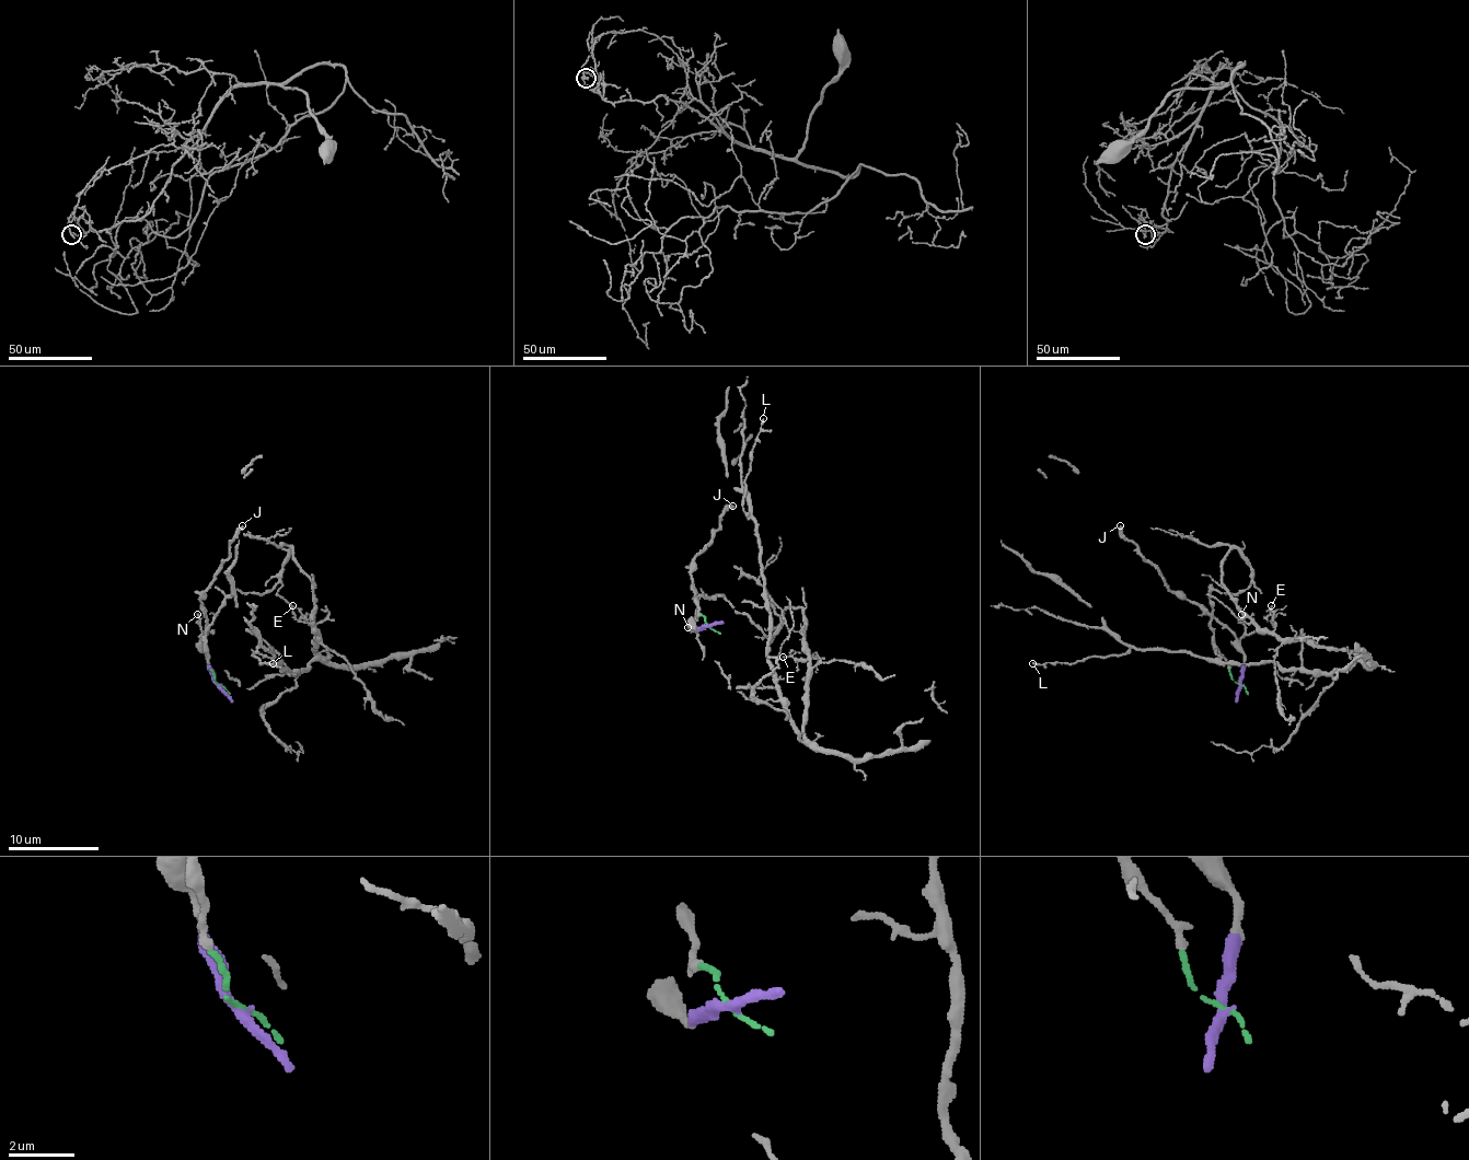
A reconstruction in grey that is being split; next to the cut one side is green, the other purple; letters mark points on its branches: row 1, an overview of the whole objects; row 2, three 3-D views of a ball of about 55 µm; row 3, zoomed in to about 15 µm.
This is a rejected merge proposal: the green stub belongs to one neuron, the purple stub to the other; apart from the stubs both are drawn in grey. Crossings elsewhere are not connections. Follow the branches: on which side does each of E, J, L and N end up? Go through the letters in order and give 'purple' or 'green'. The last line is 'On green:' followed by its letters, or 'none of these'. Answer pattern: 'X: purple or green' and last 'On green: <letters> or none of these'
E: green
J: purple
L: green
N: purple
On green: E, L

